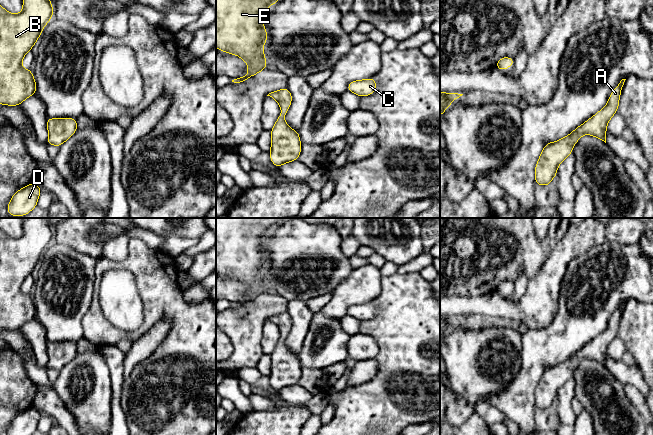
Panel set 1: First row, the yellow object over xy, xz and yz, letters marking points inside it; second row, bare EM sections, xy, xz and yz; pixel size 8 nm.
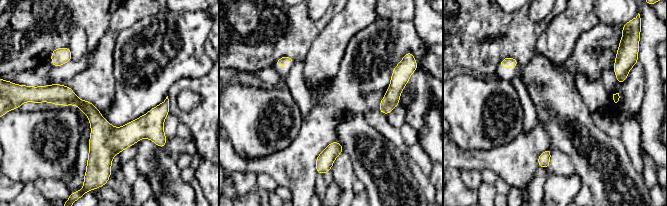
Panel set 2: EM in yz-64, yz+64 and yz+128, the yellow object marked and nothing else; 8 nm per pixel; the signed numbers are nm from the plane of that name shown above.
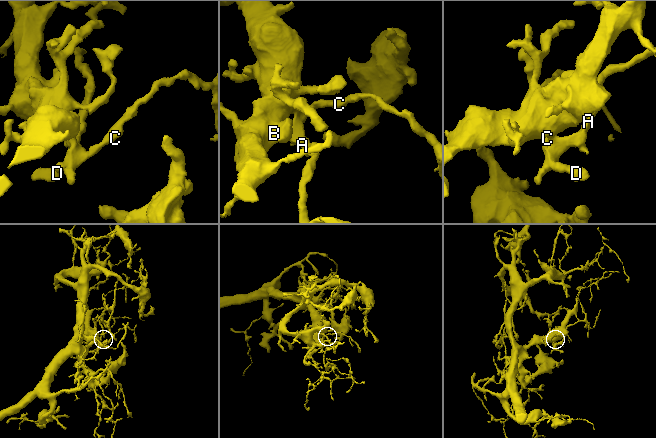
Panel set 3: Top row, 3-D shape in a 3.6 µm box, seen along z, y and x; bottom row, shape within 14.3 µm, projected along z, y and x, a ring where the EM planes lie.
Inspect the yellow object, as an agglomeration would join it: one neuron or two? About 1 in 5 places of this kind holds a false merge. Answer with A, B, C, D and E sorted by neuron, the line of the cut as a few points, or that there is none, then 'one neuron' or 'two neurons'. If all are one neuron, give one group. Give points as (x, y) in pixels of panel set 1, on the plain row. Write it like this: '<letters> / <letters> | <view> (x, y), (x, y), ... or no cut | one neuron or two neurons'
A B C D E | no cut | one neuron

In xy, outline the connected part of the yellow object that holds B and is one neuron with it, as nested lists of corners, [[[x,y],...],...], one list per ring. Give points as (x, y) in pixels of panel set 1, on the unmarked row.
[[[27,218],[23,220],[23,234],[20,238],[11,238],[0,229],[0,328],[2,329],[18,330],[36,317],[36,306],[31,293],[23,293],[21,286],[38,264],[44,250],[51,244],[54,237],[51,226],[45,218]]]

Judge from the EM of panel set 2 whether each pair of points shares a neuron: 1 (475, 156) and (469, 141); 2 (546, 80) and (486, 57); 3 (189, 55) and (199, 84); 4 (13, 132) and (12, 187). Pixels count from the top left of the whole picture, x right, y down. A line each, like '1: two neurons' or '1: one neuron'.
1: two neurons
2: two neurons
3: two neurons
4: two neurons

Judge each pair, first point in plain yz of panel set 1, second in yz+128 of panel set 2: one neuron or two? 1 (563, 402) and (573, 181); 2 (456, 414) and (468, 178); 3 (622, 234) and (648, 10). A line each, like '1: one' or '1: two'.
1: two
2: one
3: two

